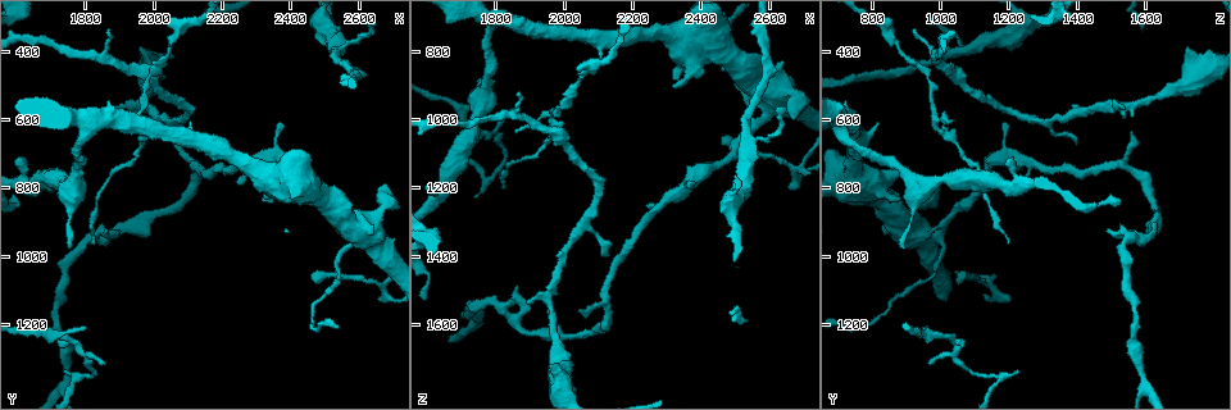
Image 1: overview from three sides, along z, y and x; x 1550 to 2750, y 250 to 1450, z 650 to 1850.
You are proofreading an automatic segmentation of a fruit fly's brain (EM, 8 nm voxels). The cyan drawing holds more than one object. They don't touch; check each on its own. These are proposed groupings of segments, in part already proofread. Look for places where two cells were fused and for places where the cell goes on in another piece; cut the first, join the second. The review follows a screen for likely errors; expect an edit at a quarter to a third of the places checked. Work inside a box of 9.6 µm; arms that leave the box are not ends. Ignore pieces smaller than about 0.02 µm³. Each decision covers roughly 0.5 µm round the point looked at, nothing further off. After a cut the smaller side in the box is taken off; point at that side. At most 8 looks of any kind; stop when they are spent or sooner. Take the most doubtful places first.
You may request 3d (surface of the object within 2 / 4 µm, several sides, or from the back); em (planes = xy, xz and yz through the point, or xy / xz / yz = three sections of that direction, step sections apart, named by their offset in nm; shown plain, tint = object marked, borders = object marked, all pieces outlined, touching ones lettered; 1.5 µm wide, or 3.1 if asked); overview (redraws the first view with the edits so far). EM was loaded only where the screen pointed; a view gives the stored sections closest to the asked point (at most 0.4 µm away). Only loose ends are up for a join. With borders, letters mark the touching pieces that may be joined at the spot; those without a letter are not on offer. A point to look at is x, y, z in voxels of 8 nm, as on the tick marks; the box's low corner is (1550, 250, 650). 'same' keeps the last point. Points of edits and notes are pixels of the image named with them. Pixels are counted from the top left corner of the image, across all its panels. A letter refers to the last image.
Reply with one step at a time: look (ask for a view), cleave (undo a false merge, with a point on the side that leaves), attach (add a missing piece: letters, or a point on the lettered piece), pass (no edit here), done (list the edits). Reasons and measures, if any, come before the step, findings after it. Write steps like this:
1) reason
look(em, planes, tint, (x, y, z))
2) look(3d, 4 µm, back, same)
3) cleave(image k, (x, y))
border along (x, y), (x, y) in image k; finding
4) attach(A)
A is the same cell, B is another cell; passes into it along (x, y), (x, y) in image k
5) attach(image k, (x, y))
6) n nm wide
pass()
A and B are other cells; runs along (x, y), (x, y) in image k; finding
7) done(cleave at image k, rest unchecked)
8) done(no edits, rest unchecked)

thin end
look(em, yz, step 4, tint, (1860, 600, 1040))

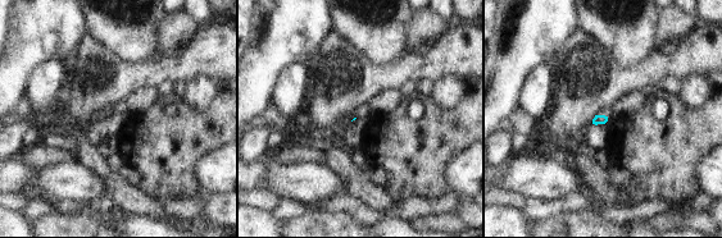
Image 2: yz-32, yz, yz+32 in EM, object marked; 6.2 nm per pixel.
look(em, planes, borders, same)

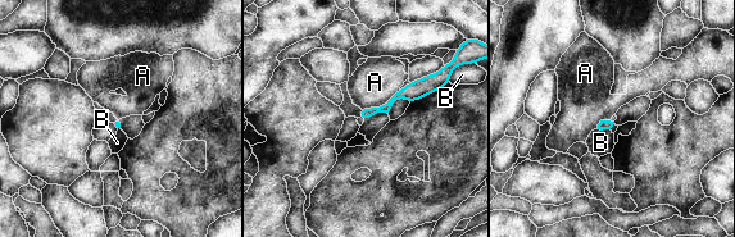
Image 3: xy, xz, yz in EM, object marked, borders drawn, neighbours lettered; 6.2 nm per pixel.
A touches over 280 nm
pass()
A and B are other cells; runs along (431, 81), (362, 114) in image 3; none of them fits

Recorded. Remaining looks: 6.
tapers out
look(em, planes, borders, (1810, 1210, 950))

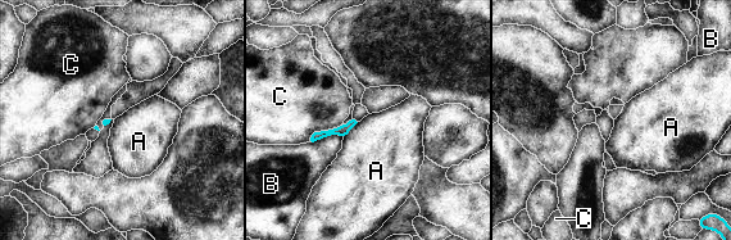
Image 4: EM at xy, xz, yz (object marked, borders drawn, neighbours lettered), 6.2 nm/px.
pass()
A, B and C are other cells; border along (358, 122), (343, 137) in image 4; no lettered piece goes on from it

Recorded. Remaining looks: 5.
an open end
look(em, planes, borders, (1890, 560, 1530))

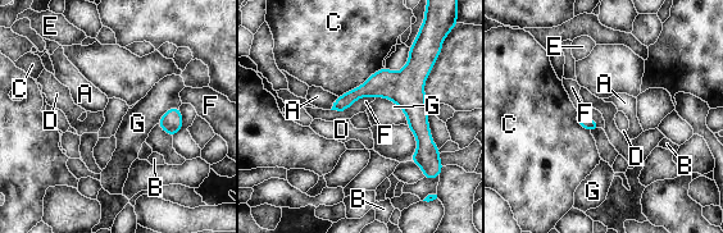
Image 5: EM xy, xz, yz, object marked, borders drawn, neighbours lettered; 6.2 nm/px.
pass()
A, B, C, D, E, F and G are other cells; border along (337, 96), (330, 109) in image 5; no lettered piece goes on from it

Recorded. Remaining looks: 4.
done(no edits, rest unchecked)

